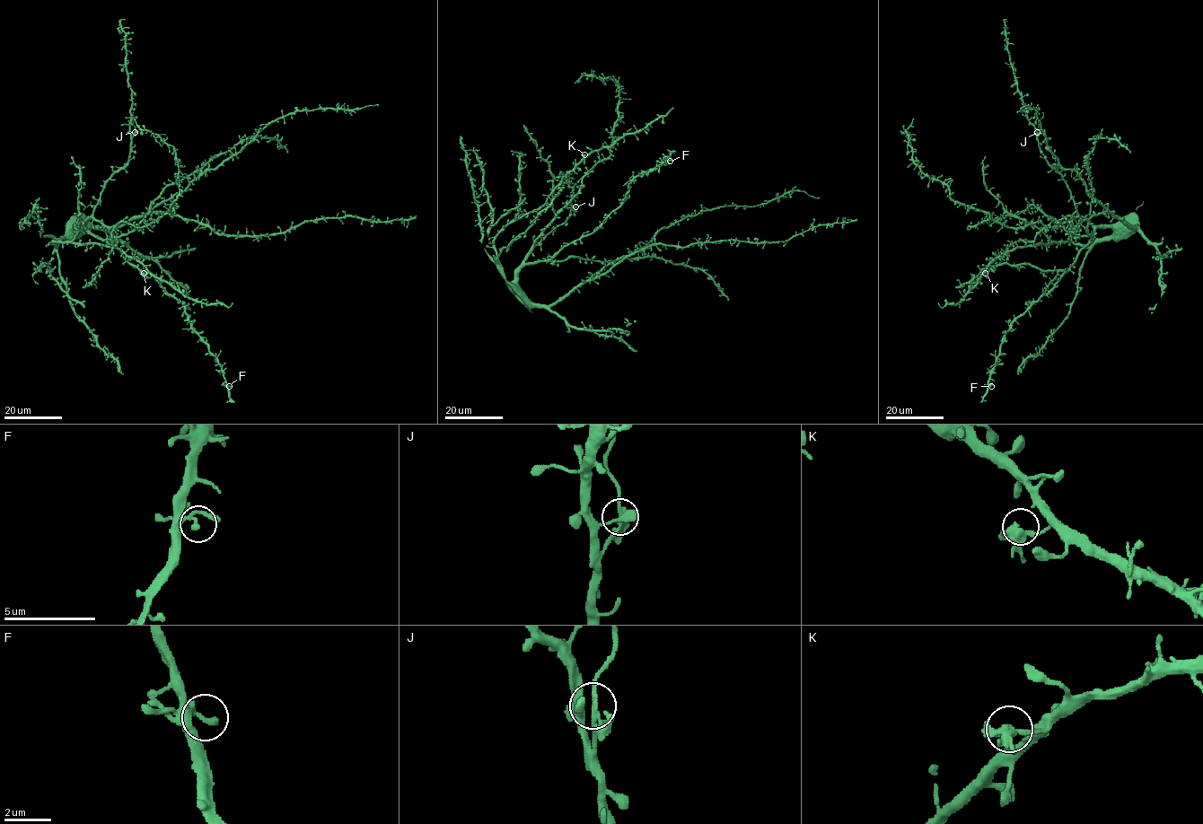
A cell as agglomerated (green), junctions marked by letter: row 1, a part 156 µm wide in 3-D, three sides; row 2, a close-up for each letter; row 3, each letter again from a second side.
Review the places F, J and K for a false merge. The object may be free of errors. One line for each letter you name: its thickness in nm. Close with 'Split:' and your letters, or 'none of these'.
J: 200 nm thick
Split: J

